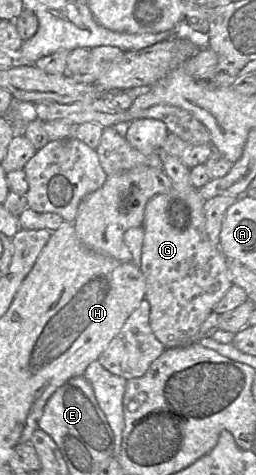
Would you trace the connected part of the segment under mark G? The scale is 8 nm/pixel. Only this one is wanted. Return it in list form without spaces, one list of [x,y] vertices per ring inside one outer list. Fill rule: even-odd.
[[[163,155],[163,170],[171,179],[172,186],[168,192],[150,199],[145,207],[140,269],[146,282],[145,299],[150,305],[150,328],[165,348],[173,348],[197,342],[201,324],[233,284],[228,276],[227,258],[219,245],[212,243],[206,233],[206,200],[191,183],[190,168],[173,156]]]

